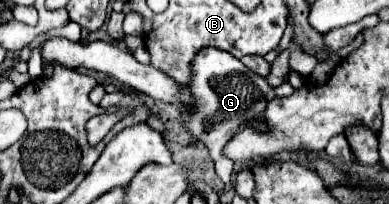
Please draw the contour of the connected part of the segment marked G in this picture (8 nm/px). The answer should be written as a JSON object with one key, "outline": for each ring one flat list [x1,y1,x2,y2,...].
{"outline":[[218,48,198,52,192,72,194,80,188,84,188,88,194,92,194,96,198,96,198,114,184,112,184,126,194,138,204,142,214,160,216,174,226,182,226,188,232,188,232,162,222,158,222,150,238,128,264,114,266,104,274,98,274,88,266,84,266,78,250,72,240,60,234,60,234,56]]}

